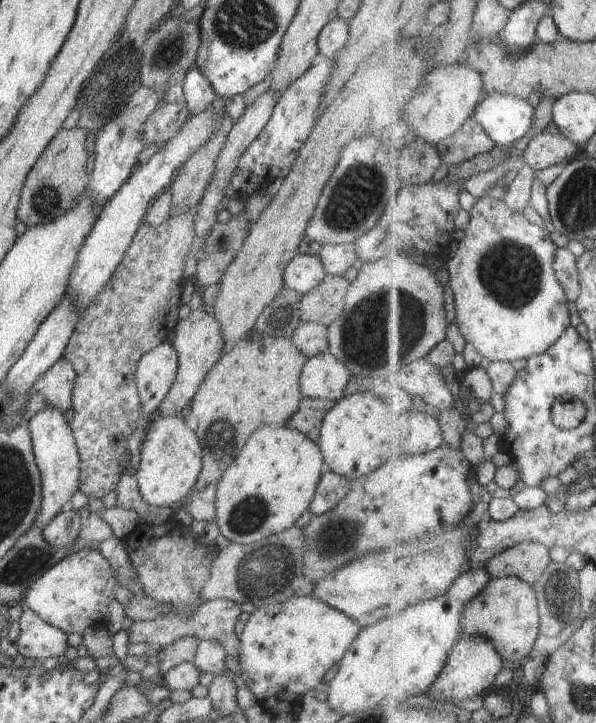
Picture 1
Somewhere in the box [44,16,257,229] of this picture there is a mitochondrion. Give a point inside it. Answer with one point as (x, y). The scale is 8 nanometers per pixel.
(115, 79)

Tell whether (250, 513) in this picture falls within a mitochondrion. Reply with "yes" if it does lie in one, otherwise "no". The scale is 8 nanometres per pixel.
yes

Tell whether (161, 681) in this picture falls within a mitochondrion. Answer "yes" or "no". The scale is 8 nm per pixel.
no

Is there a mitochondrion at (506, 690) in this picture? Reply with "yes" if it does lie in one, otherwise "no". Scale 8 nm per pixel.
no

